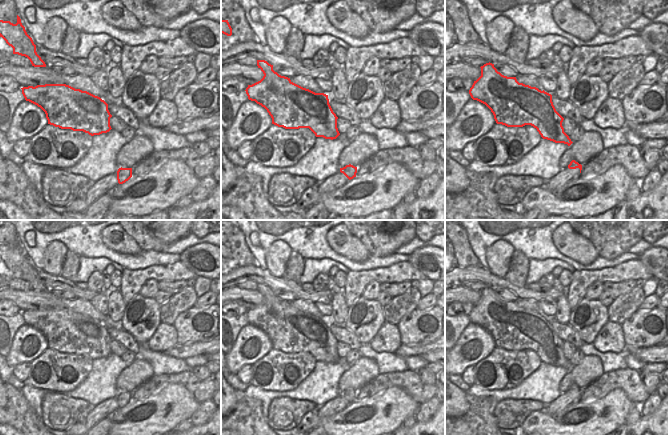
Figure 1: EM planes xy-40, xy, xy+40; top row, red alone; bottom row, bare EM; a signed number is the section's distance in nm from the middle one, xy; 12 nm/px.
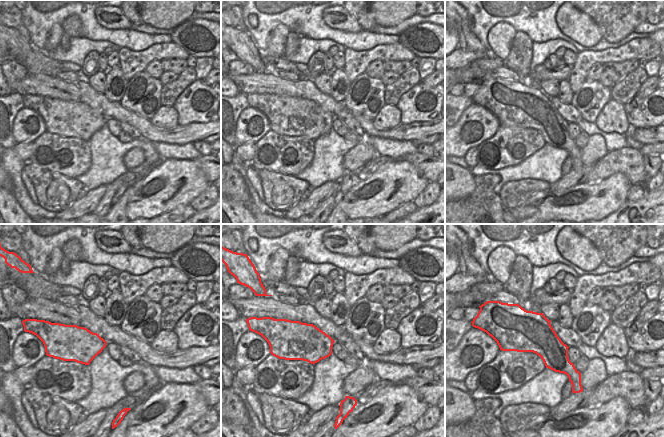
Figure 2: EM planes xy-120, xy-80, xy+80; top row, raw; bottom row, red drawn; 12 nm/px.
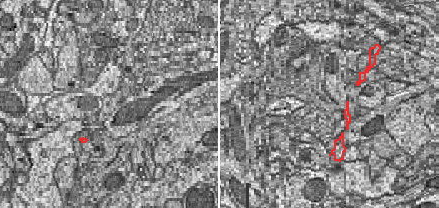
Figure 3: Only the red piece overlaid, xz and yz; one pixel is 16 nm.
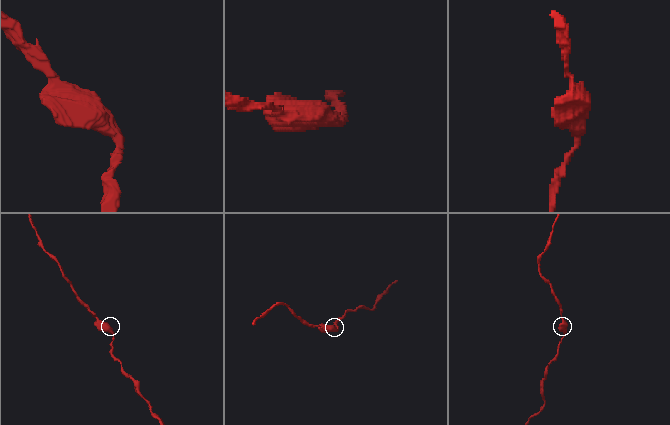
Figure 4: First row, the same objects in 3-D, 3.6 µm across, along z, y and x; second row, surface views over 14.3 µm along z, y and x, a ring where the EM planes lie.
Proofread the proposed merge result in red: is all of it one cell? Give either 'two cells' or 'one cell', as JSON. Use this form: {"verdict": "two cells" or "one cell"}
{"verdict": "one cell"}

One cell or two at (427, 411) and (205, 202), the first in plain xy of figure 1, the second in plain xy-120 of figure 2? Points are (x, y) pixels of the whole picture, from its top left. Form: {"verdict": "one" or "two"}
{"verdict": "one"}

